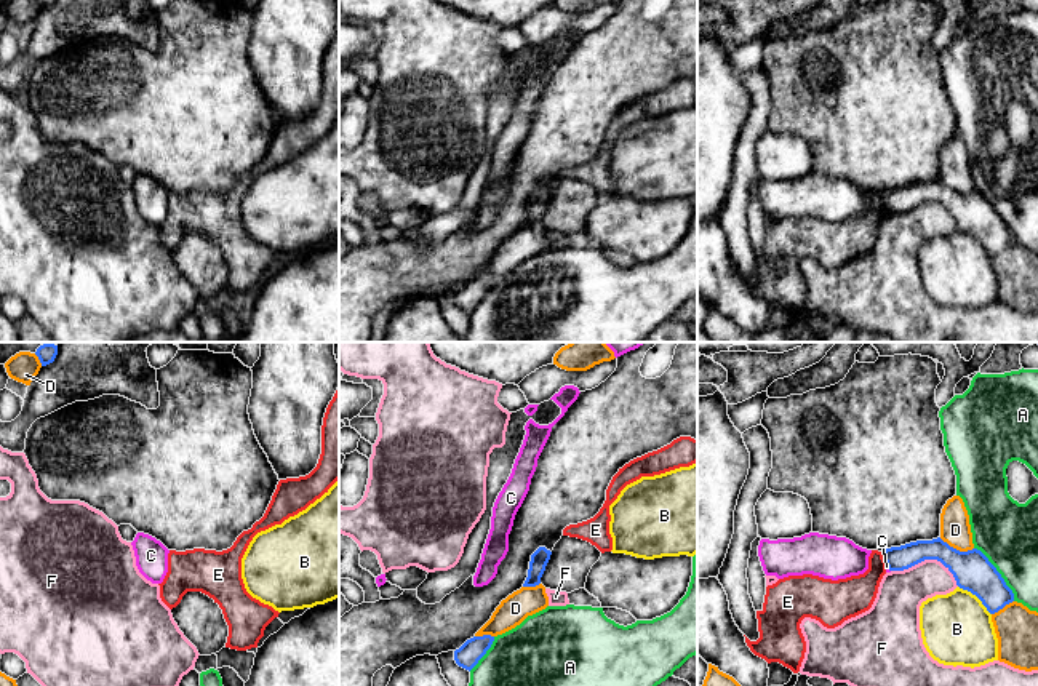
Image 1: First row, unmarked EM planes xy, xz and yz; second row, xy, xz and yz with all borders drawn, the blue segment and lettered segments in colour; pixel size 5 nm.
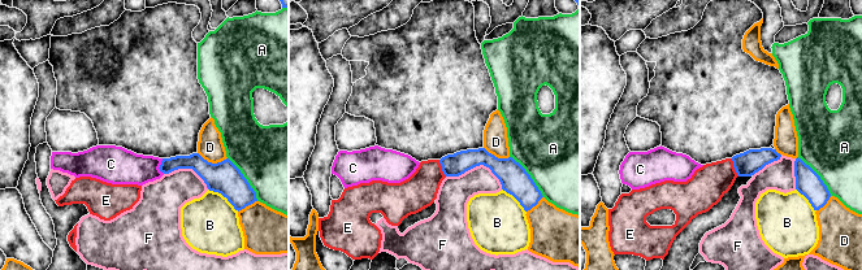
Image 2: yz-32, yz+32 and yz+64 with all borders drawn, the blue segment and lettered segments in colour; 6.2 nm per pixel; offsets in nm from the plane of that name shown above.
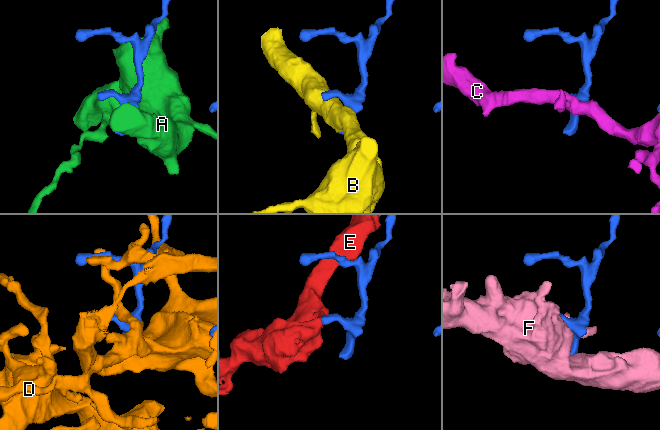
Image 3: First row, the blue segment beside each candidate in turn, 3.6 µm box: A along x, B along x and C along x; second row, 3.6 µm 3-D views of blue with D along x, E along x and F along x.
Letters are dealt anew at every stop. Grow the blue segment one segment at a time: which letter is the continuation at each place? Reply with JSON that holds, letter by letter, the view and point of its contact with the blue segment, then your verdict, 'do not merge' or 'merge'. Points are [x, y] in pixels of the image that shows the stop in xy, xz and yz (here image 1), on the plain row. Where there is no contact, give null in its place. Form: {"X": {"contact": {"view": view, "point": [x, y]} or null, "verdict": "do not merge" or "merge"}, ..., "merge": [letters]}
{"A": {"contact": {"view": "yz", "point": [998, 215]}, "verdict": "do not merge"}, "B": {"contact": {"view": "yz", "point": [976, 237]}, "verdict": "do not merge"}, "C": {"contact": {"view": "yz", "point": [888, 210]}, "verdict": "do not merge"}, "D": {"contact": {"view": "yz", "point": [955, 191]}, "verdict": "do not merge"}, "E": {"contact": {"view": "yz", "point": [885, 202]}, "verdict": "do not merge"}, "F": {"contact": {"view": "yz", "point": [928, 200]}, "verdict": "do not merge"}, "merge": []}

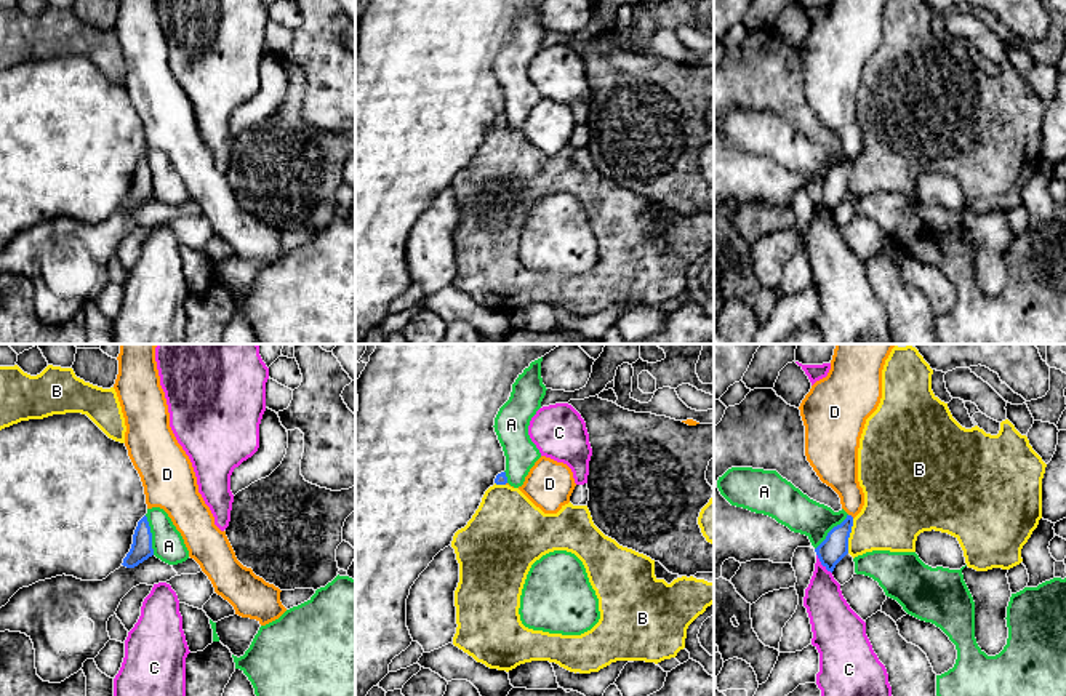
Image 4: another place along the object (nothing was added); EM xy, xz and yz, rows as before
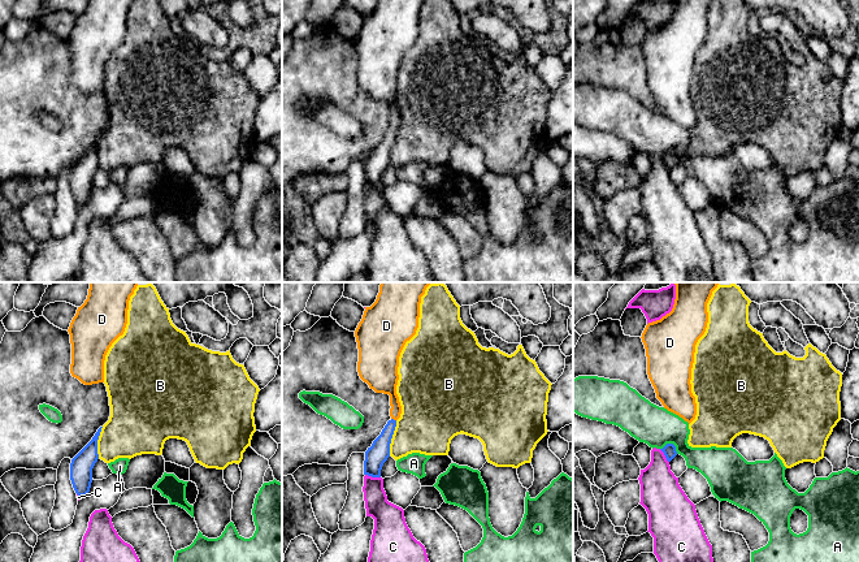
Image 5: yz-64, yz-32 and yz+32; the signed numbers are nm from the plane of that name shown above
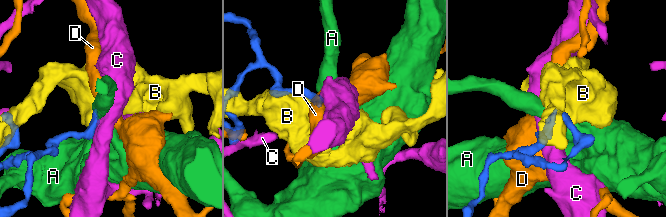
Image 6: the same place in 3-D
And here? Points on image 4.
{"A": {"contact": {"view": "xy", "point": [151, 176]}, "verdict": "do not merge"}, "B": {"contact": {"view": "yz", "point": [849, 178]}, "verdict": "do not merge"}, "C": {"contact": {"view": "yz", "point": [821, 205]}, "verdict": "do not merge"}, "D": {"contact": {"view": "yz", "point": [850, 157]}, "verdict": "merge"}, "merge": ["D"]}

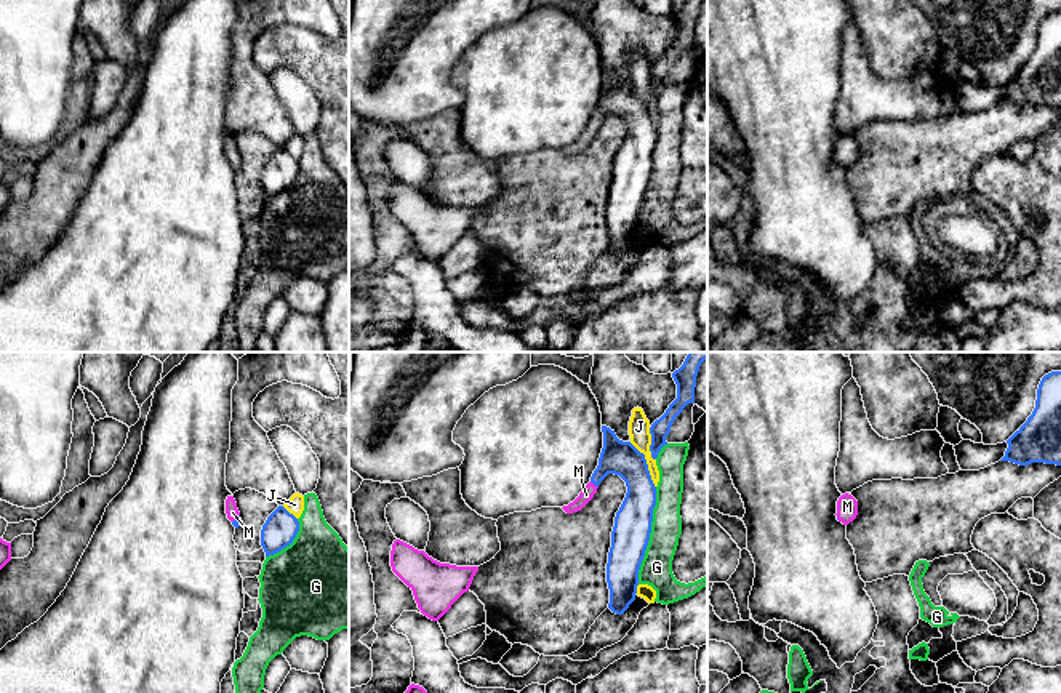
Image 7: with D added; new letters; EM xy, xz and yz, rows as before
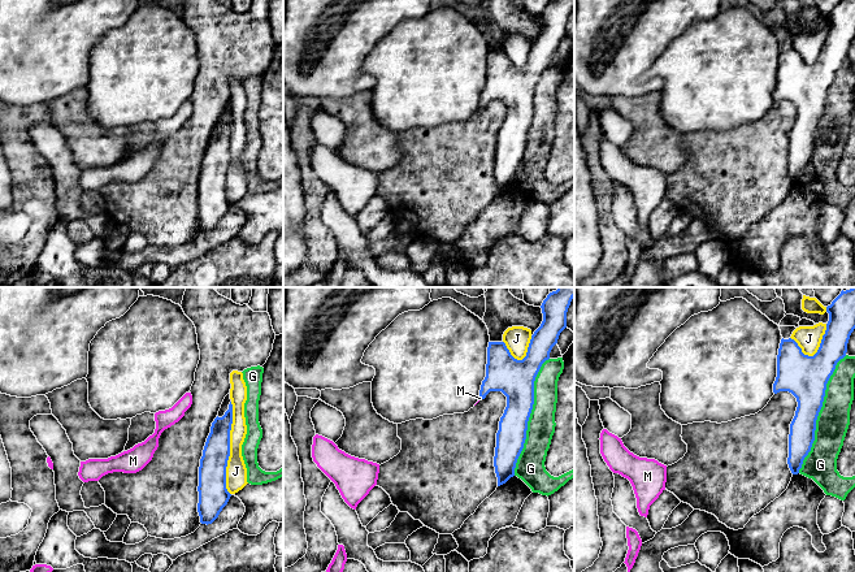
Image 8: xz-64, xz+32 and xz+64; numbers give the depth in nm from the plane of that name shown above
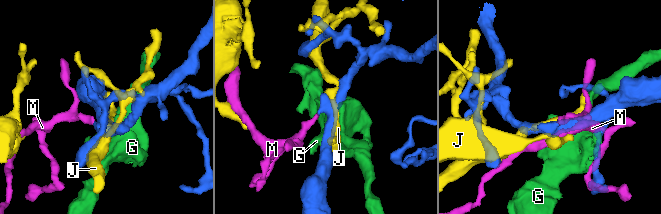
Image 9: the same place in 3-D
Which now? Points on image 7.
{"G": {"contact": {"view": "xz", "point": [648, 176]}, "verdict": "do not merge"}, "J": {"contact": {"view": "xz", "point": [647, 106]}, "verdict": "do not merge"}, "M": {"contact": {"view": "xz", "point": [594, 125]}, "verdict": "merge"}, "merge": ["M"]}

